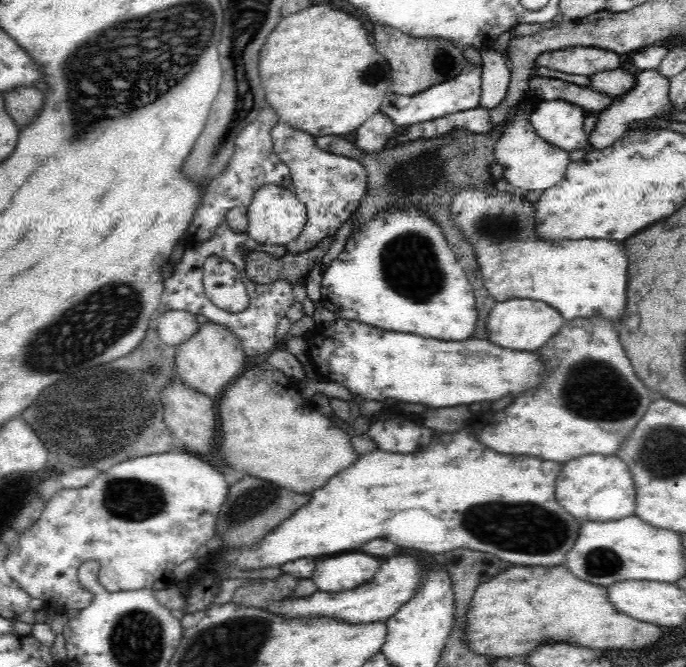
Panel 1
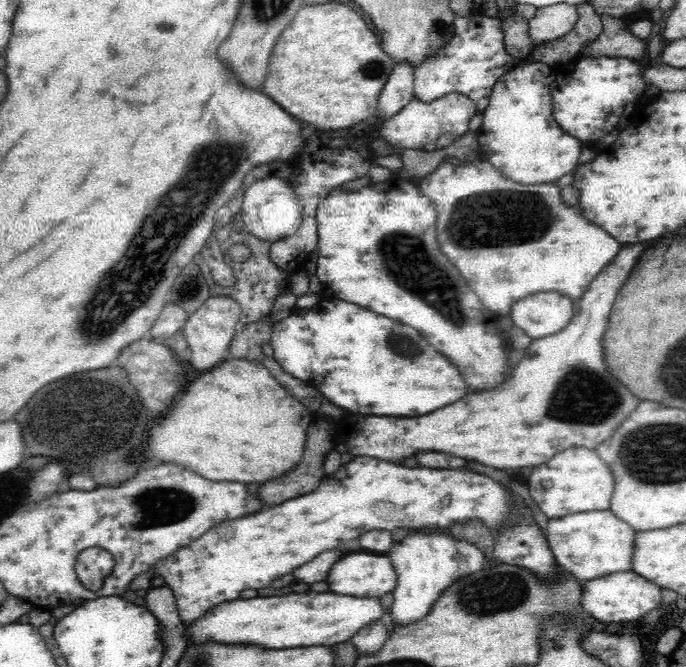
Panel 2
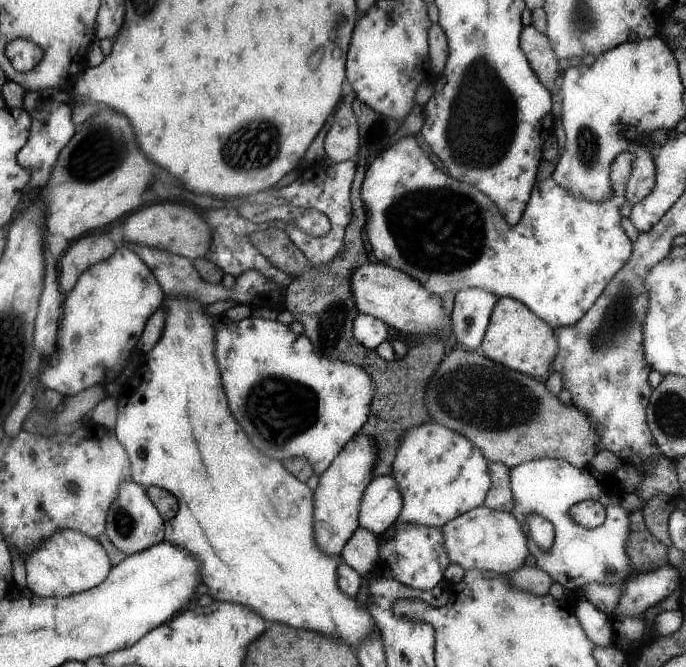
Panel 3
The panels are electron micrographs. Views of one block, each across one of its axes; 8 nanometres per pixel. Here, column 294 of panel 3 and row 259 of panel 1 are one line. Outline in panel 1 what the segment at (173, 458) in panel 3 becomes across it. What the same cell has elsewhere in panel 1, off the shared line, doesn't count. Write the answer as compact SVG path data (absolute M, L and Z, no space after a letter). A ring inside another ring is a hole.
M462 188L458 192L458 196L454 196L450 200L450 212L454 216L454 222L458 228L462 228L462 236L468 238L468 242L474 246L474 256L476 256L476 262L480 266L480 274L482 274L482 280L484 280L484 286L486 290L490 292L490 296L496 300L496 302L506 302L506 300L540 300L544 304L550 304L552 308L556 308L566 322L570 320L578 320L578 318L596 318L596 316L602 316L606 320L614 320L614 324L622 318L624 314L624 308L626 308L626 284L628 284L628 260L626 260L626 252L622 248L620 242L612 242L612 240L542 240L538 234L536 234L536 204L524 204L524 194L494 194L494 196L486 196L484 190L478 190L478 188Z

